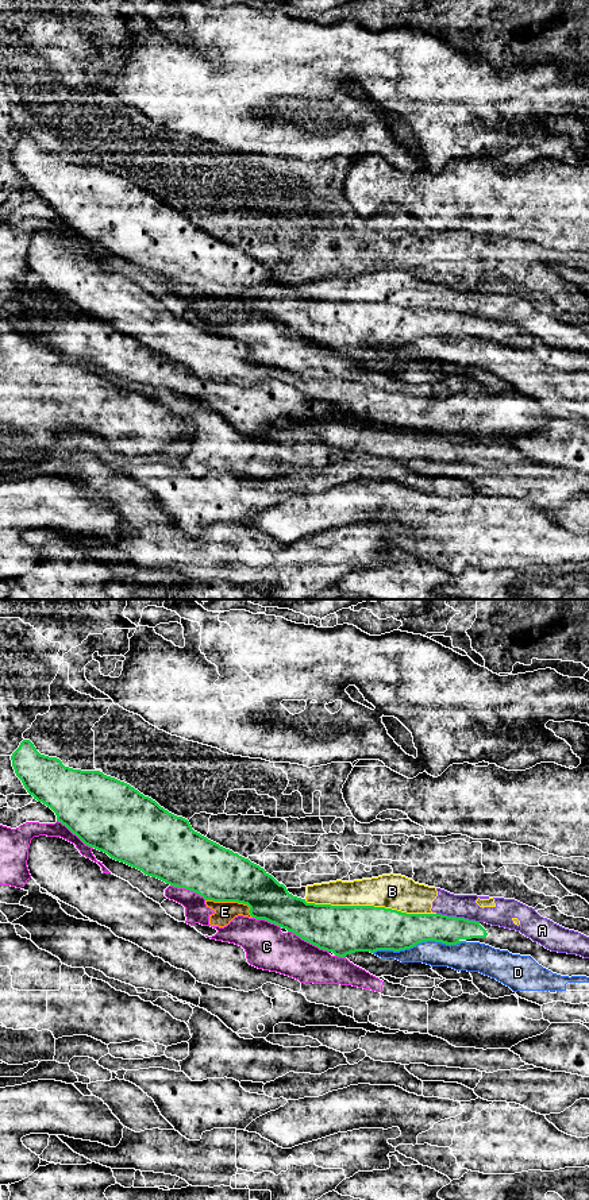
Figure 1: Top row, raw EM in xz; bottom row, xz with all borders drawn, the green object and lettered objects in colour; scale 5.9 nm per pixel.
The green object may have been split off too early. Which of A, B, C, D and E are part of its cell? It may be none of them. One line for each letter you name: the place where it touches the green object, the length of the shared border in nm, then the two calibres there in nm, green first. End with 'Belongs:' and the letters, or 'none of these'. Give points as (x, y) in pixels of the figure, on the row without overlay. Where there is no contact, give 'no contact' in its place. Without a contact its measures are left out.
Belongs: none of these

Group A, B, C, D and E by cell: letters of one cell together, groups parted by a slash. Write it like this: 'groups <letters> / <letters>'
groups A B E / C / D

